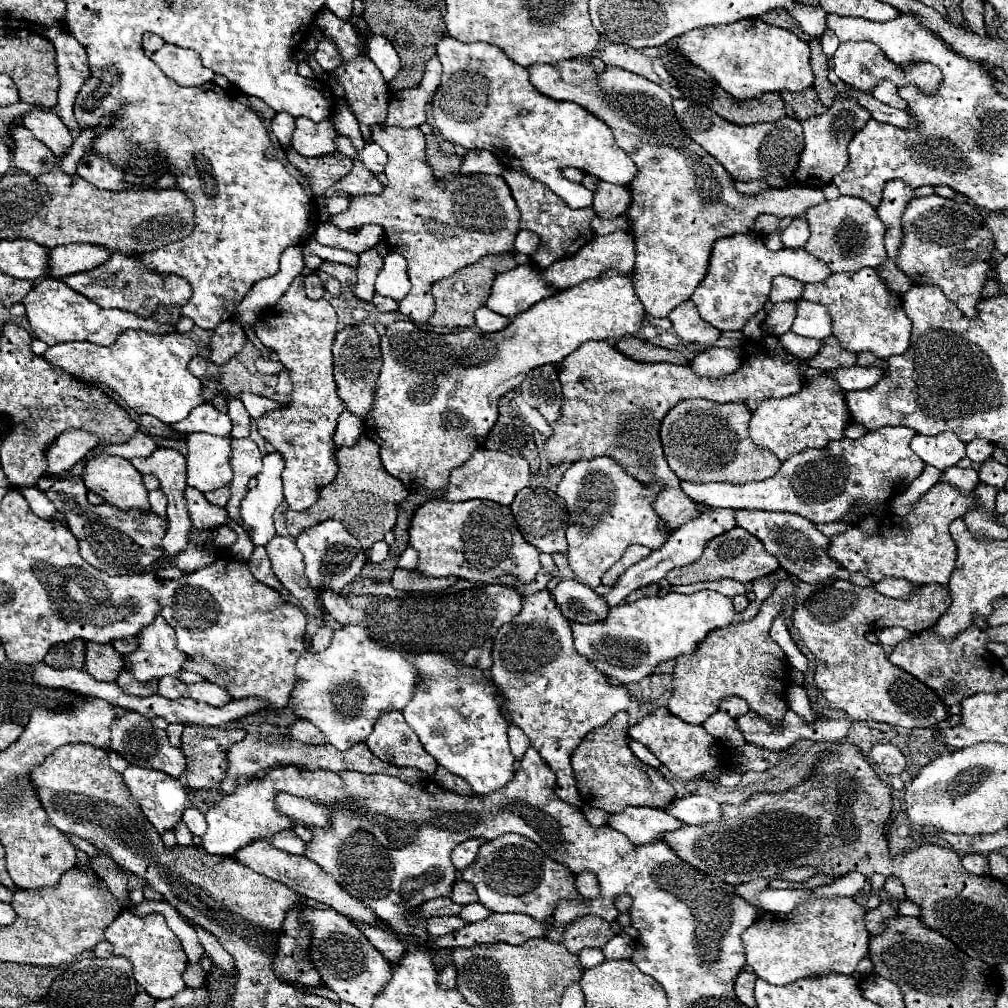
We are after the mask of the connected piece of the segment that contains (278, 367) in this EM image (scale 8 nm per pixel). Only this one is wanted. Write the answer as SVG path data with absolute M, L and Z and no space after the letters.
M255 360L255 370L259 374L279 374L283 370L283 364L273 360Z

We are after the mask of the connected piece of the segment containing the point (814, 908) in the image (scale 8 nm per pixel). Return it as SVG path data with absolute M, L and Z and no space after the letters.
M853 898L809 900L789 914L767 912L741 936L745 960L753 972L769 984L783 986L811 974L853 974L859 960L867 956L869 932L865 930L865 908Z

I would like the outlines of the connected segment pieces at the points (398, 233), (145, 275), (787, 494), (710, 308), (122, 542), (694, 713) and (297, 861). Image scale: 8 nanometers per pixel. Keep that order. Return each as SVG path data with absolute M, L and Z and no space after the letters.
M373 126L373 142L379 144L387 156L389 162L385 166L385 176L389 180L387 188L379 196L361 196L361 212L343 212L333 216L331 220L341 226L341 228L361 228L365 220L369 224L379 224L385 230L385 242L389 250L399 252L407 260L407 274L411 280L411 294L407 294L399 302L399 312L415 322L415 324L425 324L429 316L435 312L435 302L433 296L429 294L429 288L435 280L451 276L451 272L457 272L459 268L467 264L475 264L479 258L487 254L511 254L515 256L517 264L529 264L531 258L515 250L515 238L519 232L519 210L517 204L511 196L511 190L507 188L507 182L503 176L491 176L491 174L471 174L471 176L453 176L447 180L447 184L439 184L439 178L433 176L431 166L427 166L427 156L425 156L425 134L419 128L383 128L383 126Z
M111 254L111 258L87 272L79 272L73 276L63 278L63 282L73 288L75 292L87 296L101 308L121 308L135 312L139 316L151 316L157 304L179 304L183 306L191 296L191 286L187 280L179 276L159 276L147 268L143 268L137 260L137 256L125 256L125 254Z
M883 426L859 440L835 440L823 450L803 450L781 464L781 470L767 480L749 484L693 483L680 481L683 492L694 502L713 508L757 508L767 512L795 512L815 524L839 522L847 514L873 514L883 518L885 506L905 490L925 468L925 462L909 448L917 432L907 426Z
M757 232L733 234L727 238L719 238L715 242L707 276L695 288L691 300L697 306L701 318L707 320L711 326L719 328L721 332L741 330L755 316L755 312L763 310L763 304L769 298L771 280L779 274L793 276L795 280L807 284L825 280L831 274L831 270L825 268L825 264L821 264L819 258L809 256L803 248L783 248L773 252L765 246L763 238Z
M71 476L63 480L55 480L53 486L45 492L47 498L55 504L55 508L65 516L69 530L81 542L81 556L93 564L95 568L119 576L119 574L139 574L149 564L163 556L163 536L167 530L167 522L159 518L155 512L145 514L141 510L121 512L113 506L101 504L93 506L87 502L87 488L81 478Z
M789 578L777 580L775 588L759 608L759 614L749 622L731 624L729 628L711 632L697 648L693 656L679 656L673 672L673 694L669 698L669 710L689 724L703 724L711 736L717 736L727 746L743 746L745 740L739 734L735 720L719 710L719 702L727 696L739 696L747 700L750 710L763 716L769 724L781 724L787 712L787 688L789 680L787 658L777 642L771 640L769 628L773 618L785 608L789 598L797 598L795 582Z
M257 840L257 842L247 844L245 848L239 848L233 854L233 858L237 858L241 864L249 866L257 874L263 874L263 876L267 876L271 880L277 880L277 882L285 884L285 886L291 886L295 892L299 892L299 896L315 900L319 904L325 904L325 906L341 912L343 916L347 916L347 918L351 918L355 922L361 922L361 924L365 924L365 922L377 922L381 928L387 928L387 924L379 922L379 918L375 916L375 912L367 910L367 906L361 900L357 900L351 894L343 892L343 888L339 888L339 884L335 884L335 880L331 880L331 876L327 876L327 872L323 872L319 868L319 864L315 864L313 860L307 860L305 856L295 856L295 854L289 854L289 852L283 852L283 850L275 848L267 840Z

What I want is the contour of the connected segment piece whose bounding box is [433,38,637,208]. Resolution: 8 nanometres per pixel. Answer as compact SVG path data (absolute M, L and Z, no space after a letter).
M443 38L437 44L443 66L441 86L433 100L435 126L441 134L467 150L489 150L505 165L523 168L531 178L547 184L571 208L591 206L591 190L561 176L561 168L573 166L605 182L627 186L635 178L635 164L623 152L605 126L585 108L573 102L557 102L543 96L529 80L527 68L507 60L493 44L463 44Z

